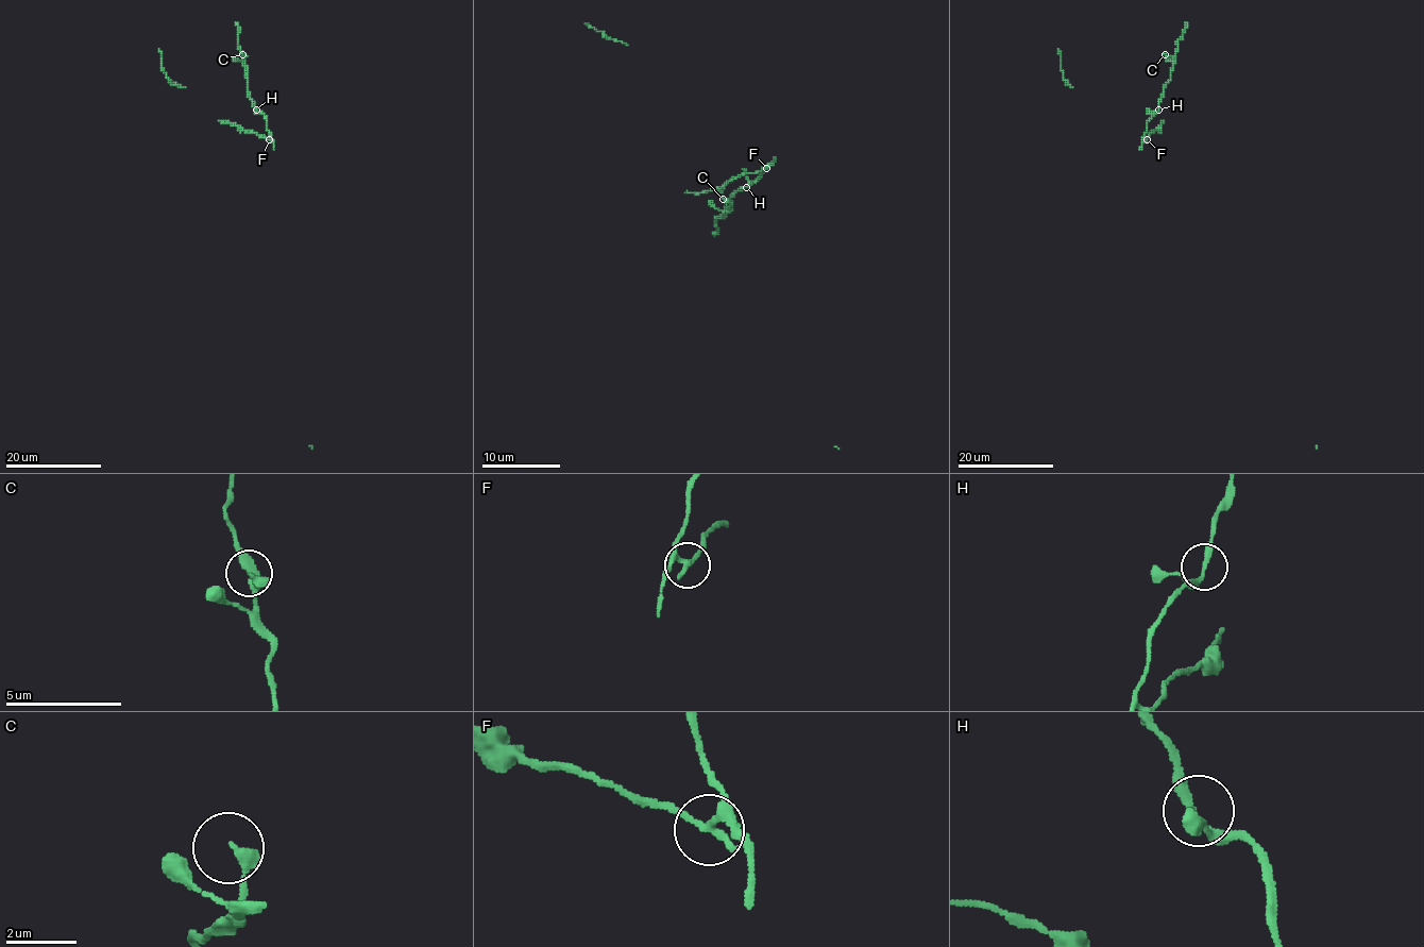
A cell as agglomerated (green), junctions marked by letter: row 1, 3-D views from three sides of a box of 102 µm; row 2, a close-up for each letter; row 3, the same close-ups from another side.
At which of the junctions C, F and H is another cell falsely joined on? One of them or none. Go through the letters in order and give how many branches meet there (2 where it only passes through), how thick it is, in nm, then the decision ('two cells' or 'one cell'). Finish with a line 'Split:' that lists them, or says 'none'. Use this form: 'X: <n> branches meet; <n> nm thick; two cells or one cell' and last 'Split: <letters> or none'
C: 1 branches meet; 360 nm thick; one cell
F: 3 branches meet; 180 nm thick; two cells
H: 3 branches meet; 180 nm thick; one cell
Split: F

